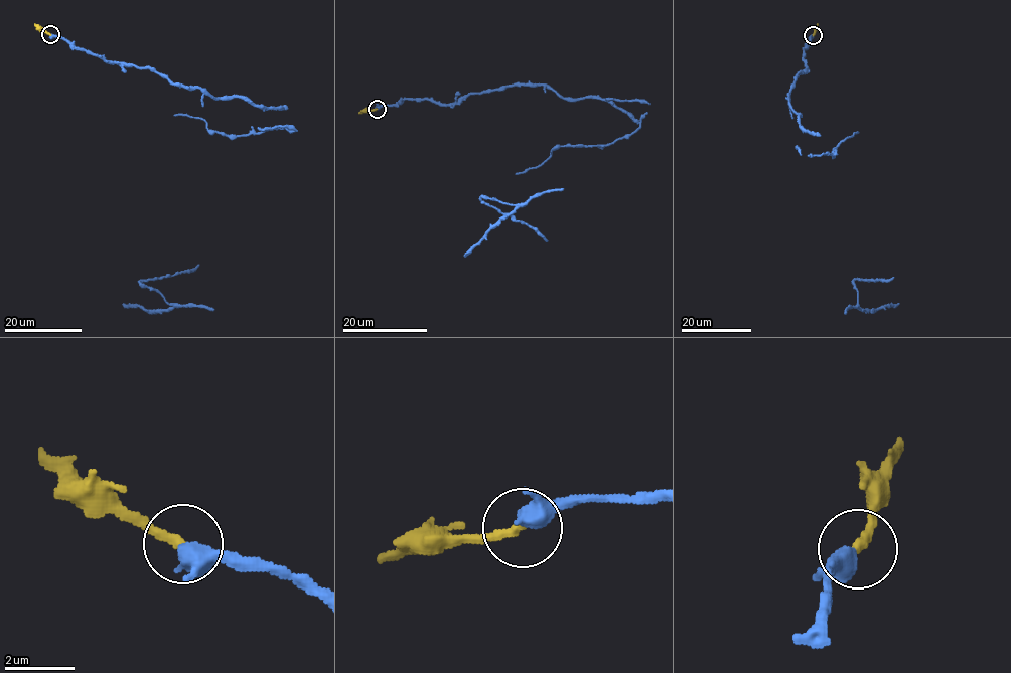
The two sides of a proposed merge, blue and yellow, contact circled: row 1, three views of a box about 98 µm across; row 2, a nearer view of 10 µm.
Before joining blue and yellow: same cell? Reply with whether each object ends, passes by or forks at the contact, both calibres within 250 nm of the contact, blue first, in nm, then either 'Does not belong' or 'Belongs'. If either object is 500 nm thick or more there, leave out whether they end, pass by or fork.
At the ring blue passes by. At the ring yellow ends. Thickness 400 nm (blue) against 280 nm. Belongs

